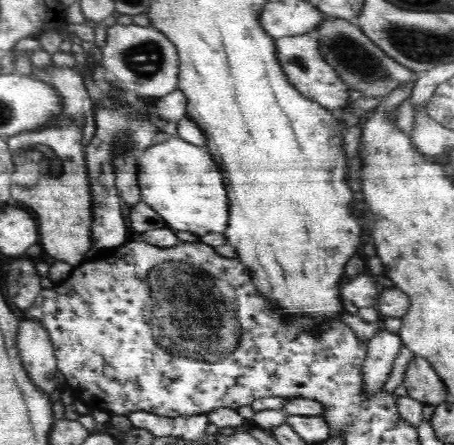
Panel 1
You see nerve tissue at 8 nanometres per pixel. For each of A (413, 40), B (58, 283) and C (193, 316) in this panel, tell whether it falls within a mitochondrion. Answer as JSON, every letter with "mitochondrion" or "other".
{"A":"mitochondrion","B":"other","C":"mitochondrion"}

